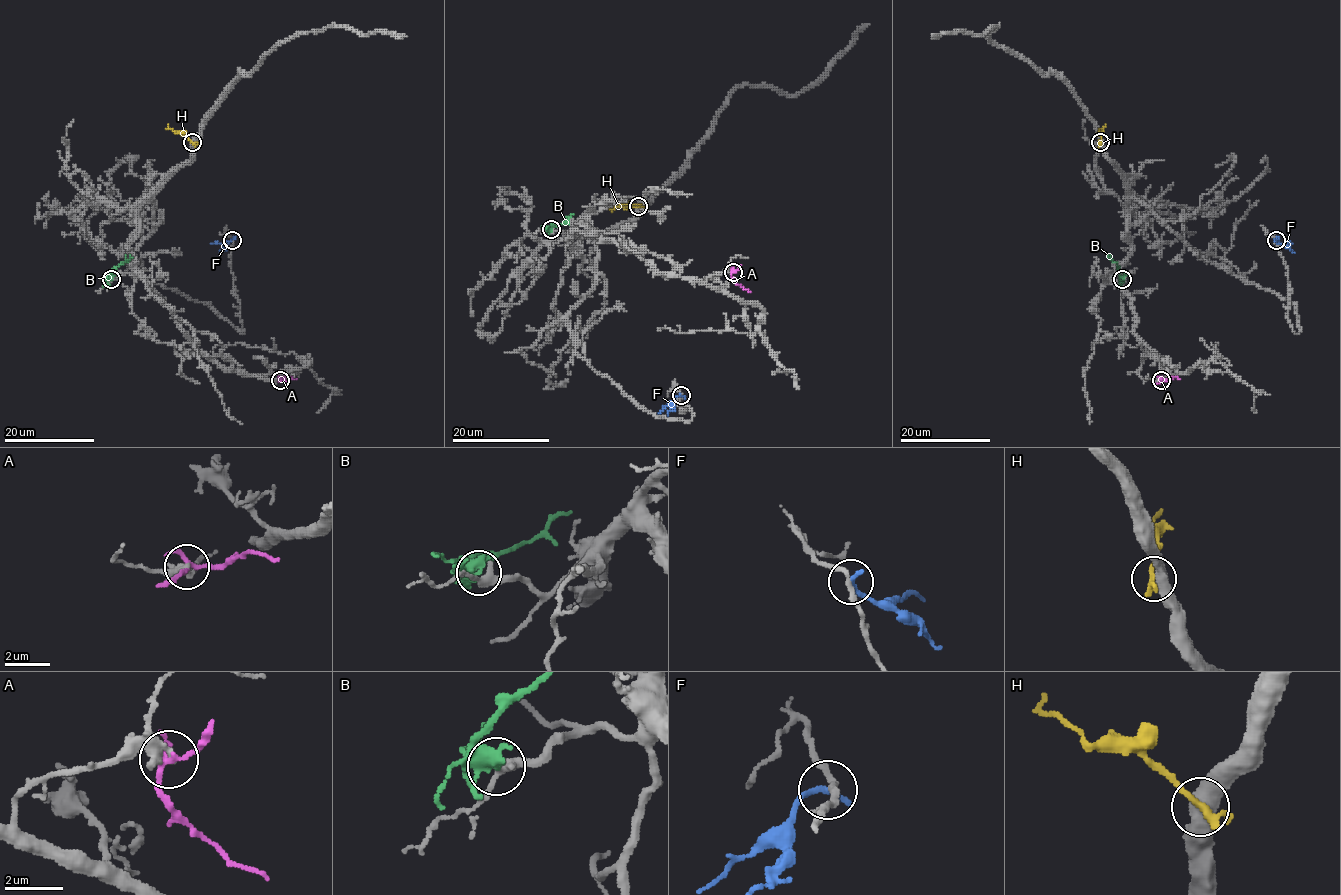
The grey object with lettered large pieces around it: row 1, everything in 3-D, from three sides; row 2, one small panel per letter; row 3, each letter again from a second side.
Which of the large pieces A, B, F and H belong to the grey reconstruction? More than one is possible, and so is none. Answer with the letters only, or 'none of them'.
B

